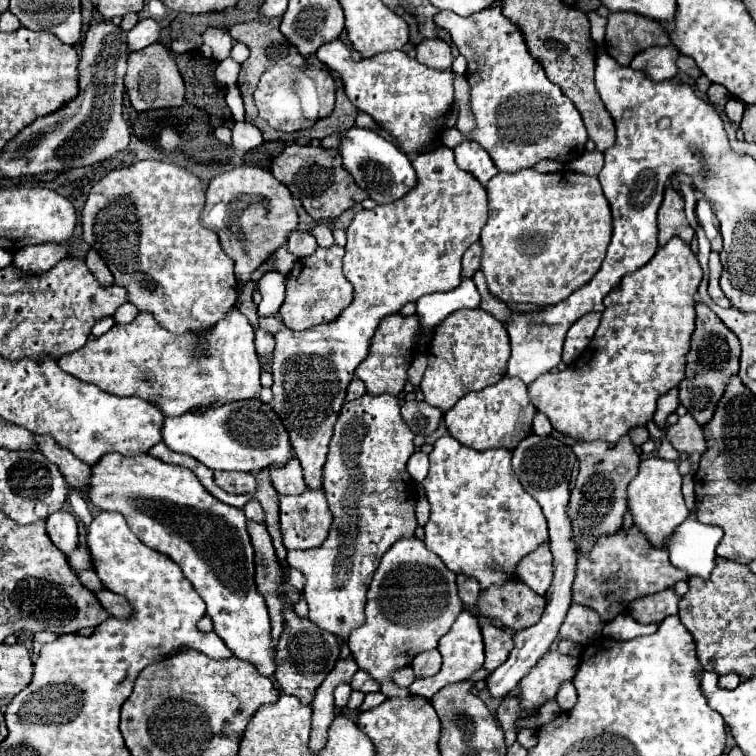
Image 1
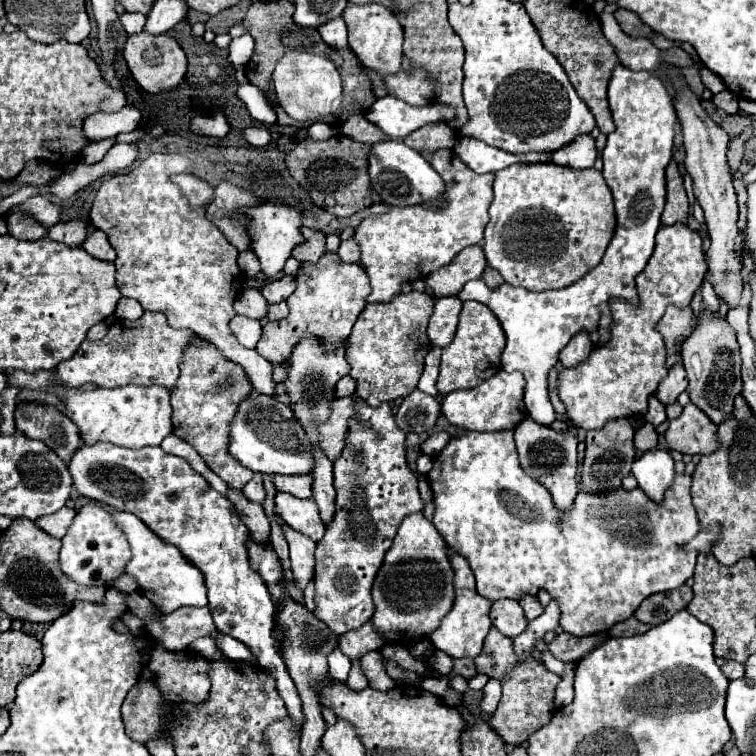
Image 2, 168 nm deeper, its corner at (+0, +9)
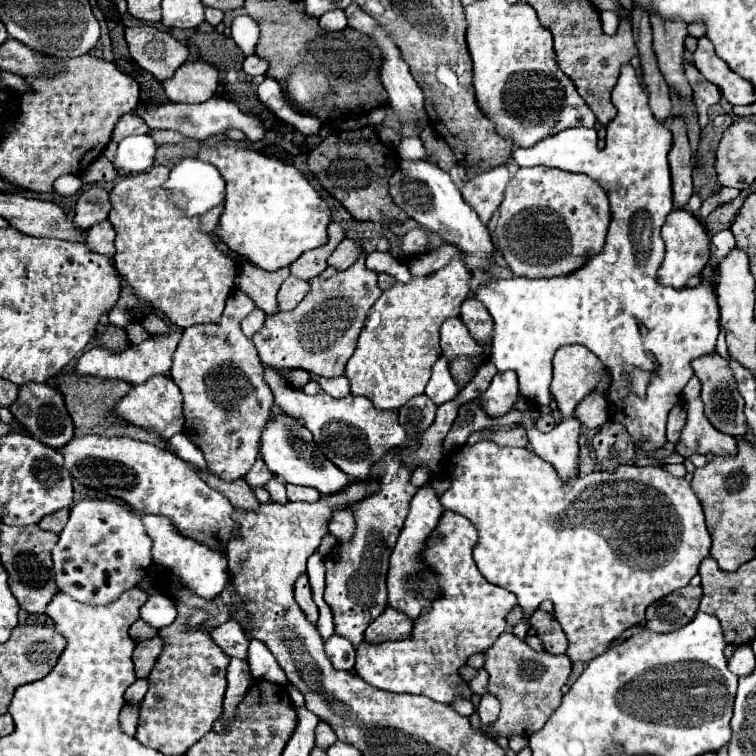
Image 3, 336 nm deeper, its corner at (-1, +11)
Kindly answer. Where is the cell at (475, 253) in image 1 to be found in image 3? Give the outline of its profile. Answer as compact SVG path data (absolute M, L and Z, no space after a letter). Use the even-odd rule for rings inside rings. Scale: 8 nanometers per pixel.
M452 259L446 267L432 275L412 277L408 283L394 283L390 289L386 289L380 295L380 299L372 305L358 347L346 365L344 375L352 385L352 393L364 395L374 403L374 407L388 411L396 411L408 399L422 395L424 387L428 385L432 365L440 357L440 325L448 317L460 315L460 305L470 295L470 279L472 275L466 269L466 265L462 265L460 259Z

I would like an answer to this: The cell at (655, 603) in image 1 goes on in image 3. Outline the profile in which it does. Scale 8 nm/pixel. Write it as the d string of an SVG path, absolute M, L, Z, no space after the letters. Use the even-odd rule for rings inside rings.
M686 585L676 593L652 603L646 611L646 627L654 633L668 633L690 623L698 613L702 587Z

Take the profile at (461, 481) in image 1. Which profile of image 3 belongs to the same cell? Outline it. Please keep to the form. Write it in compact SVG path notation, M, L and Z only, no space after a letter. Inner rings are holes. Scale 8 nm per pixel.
M480 441L472 447L464 445L458 453L452 455L450 459L450 479L452 479L452 487L442 495L442 505L444 509L452 509L464 517L468 517L476 529L478 529L478 545L474 547L474 561L480 569L480 573L494 585L508 589L510 593L514 593L518 597L518 603L524 611L526 617L520 619L518 625L512 627L512 633L518 635L520 639L526 639L530 623L528 617L530 613L534 613L534 609L538 609L538 605L544 599L552 599L554 603L554 617L558 619L558 623L562 623L562 629L568 637L568 648L566 655L570 657L572 663L588 663L594 657L602 655L612 641L616 641L622 631L638 625L640 621L644 621L646 609L666 597L668 593L686 587L690 583L690 579L698 573L698 565L702 559L706 559L710 555L710 533L704 525L704 513L702 513L702 505L698 501L698 497L694 495L690 483L686 479L678 479L674 475L670 475L664 465L648 465L648 467L636 467L636 465L622 465L616 471L594 471L586 477L574 477L574 481L562 481L556 473L556 469L548 463L542 461L536 453L524 449L514 449L514 447L498 447L492 441Z

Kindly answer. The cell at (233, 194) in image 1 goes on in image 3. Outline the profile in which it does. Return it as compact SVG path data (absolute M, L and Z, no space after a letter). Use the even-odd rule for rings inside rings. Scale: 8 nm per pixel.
M218 205L218 207L210 209L208 213L200 215L200 223L202 223L202 229L204 229L206 233L212 233L212 229L218 225L218 219L220 219L220 215L222 215L222 205Z

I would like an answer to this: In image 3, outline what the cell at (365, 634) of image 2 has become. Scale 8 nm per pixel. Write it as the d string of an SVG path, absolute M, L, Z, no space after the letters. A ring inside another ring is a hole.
M388 607L376 621L370 623L364 639L370 643L382 643L386 639L408 637L410 631L412 631L412 621L404 613L398 613L396 609Z

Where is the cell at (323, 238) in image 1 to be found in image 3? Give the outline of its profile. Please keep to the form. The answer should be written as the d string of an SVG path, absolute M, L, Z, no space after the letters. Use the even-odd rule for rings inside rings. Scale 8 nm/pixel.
M346 239L328 257L328 265L336 267L338 271L344 271L350 265L354 265L354 261L358 261L358 257L362 257L362 245L356 243L356 241L352 241L352 239Z

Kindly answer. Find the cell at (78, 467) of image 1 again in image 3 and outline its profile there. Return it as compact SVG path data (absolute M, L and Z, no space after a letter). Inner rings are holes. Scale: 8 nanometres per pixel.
M30 383L18 389L18 399L10 405L10 411L18 423L26 427L32 437L38 437L42 443L60 449L74 437L74 425L66 411L64 397L48 383Z

